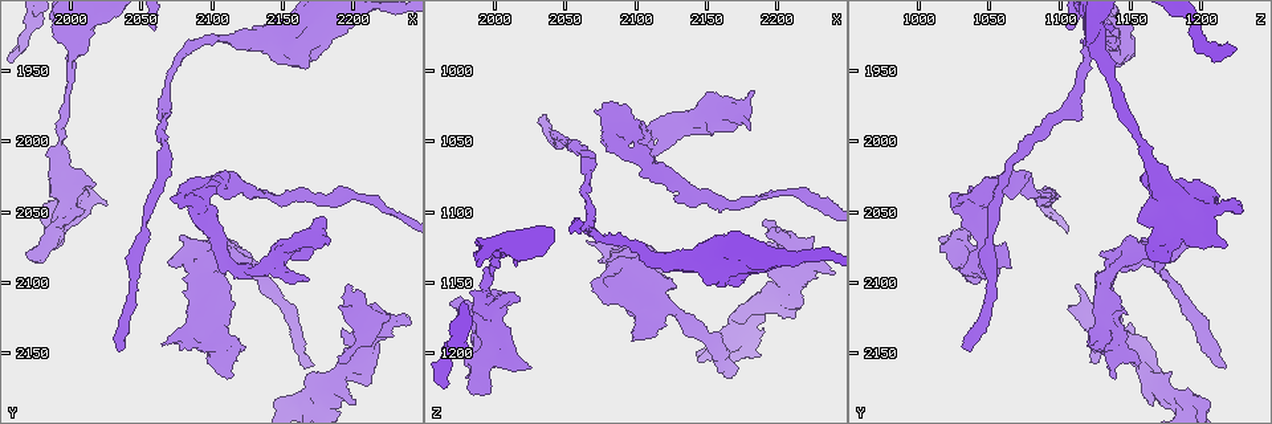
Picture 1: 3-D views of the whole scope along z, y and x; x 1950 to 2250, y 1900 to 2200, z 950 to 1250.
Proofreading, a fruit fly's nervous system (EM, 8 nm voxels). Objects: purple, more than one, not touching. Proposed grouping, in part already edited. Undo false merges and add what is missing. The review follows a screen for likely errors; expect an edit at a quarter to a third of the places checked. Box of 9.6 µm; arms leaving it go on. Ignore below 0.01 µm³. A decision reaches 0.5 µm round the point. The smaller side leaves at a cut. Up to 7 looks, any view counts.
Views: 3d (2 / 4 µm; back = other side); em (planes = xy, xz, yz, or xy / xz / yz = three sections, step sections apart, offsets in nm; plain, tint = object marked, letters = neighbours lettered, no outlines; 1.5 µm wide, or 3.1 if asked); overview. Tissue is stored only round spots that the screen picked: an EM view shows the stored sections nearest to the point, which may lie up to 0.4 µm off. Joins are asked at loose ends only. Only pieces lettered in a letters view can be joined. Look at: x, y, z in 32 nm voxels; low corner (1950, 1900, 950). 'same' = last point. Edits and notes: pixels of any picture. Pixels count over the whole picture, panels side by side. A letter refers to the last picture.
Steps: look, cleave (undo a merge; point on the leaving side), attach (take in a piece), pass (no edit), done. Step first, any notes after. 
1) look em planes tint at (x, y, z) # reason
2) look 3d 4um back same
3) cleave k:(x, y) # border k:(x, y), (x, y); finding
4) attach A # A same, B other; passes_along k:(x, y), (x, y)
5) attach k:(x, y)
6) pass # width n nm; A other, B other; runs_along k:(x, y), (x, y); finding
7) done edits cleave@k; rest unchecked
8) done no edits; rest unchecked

look em xy step 8 letters at (2014, 1918, 1138) # thick end

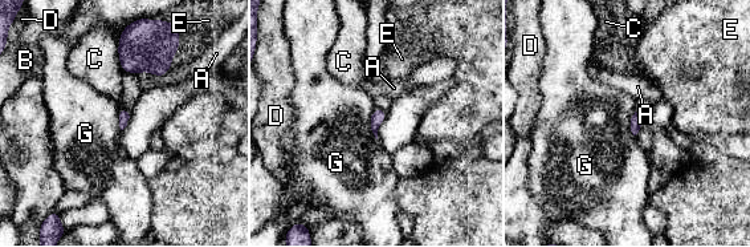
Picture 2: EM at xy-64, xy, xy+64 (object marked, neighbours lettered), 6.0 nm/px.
pass # longest_contact G 200 nm; A other, B other, C other, D other, E other, G other; no lettered piece goes on from it

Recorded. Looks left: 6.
look em planes letters at (2134, 2036, 1080) # a narrow waist

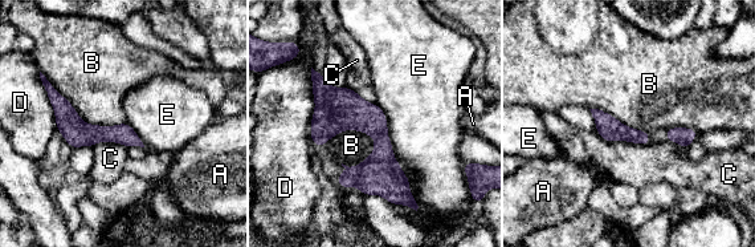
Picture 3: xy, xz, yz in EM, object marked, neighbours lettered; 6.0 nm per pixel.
pass # A other, B other, C other, D other, E other; runs_along 3:(314, 75), (382, 138), (395, 198); all the same neuron

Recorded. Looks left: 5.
look em yz step 4 tint at (2216, 2142, 1164) # stops while still wide

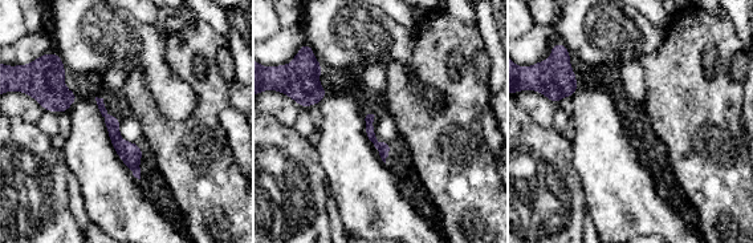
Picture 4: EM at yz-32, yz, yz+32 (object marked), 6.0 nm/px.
look em yz step 4 letters same

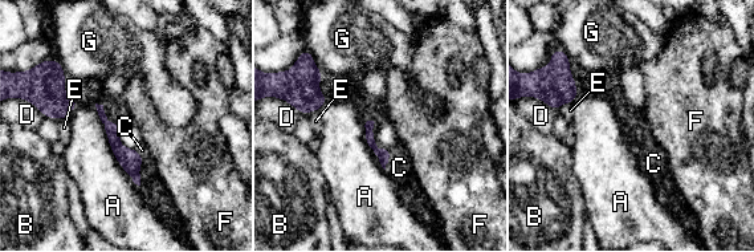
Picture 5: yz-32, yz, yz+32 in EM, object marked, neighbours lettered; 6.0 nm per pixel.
attach C # longest_contact A 550 nm; A other, B other, C same, D other, E other, F other, G other; the neuron continues

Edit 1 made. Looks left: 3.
done edits attach@5; rest unchecked

